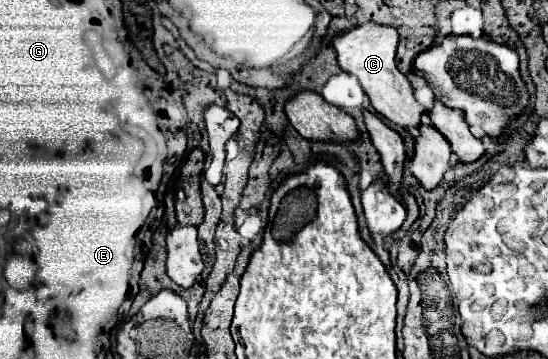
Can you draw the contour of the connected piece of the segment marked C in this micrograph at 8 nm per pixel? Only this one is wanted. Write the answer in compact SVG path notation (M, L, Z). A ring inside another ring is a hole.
M367 22L351 32L337 36L333 40L333 46L337 50L341 70L359 80L359 84L363 86L365 94L371 100L371 106L381 116L385 116L387 120L391 120L393 124L397 124L401 128L419 128L421 126L423 116L429 112L415 100L411 82L405 78L405 74L399 72L399 68L395 64L395 54L397 54L397 46L399 46L399 32L395 28Z

